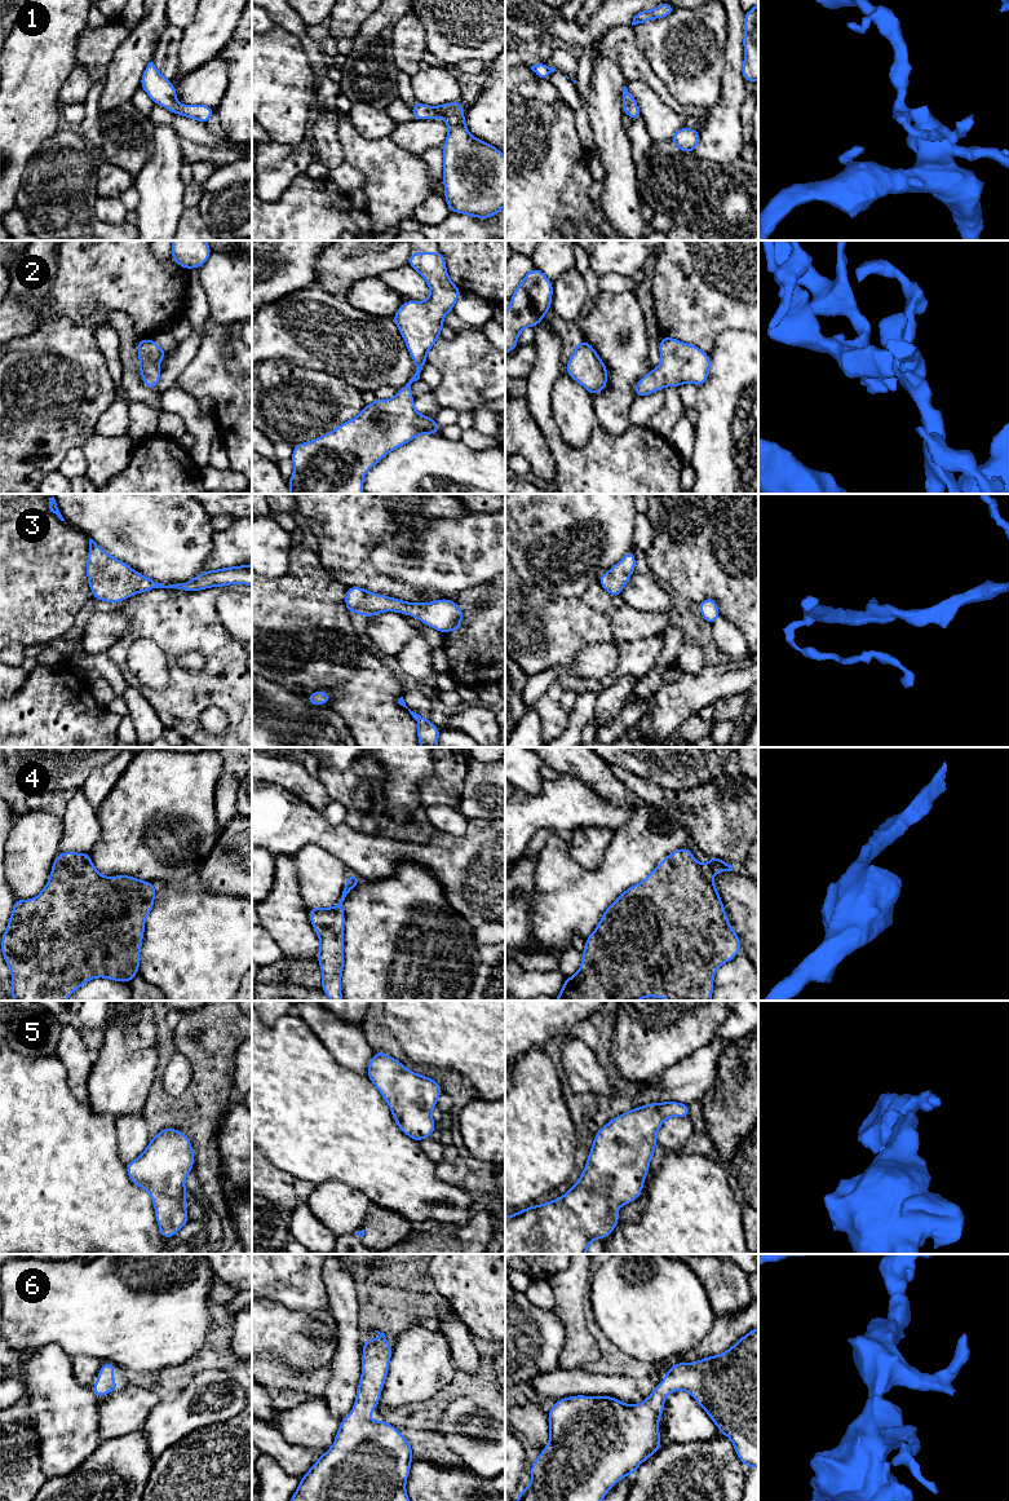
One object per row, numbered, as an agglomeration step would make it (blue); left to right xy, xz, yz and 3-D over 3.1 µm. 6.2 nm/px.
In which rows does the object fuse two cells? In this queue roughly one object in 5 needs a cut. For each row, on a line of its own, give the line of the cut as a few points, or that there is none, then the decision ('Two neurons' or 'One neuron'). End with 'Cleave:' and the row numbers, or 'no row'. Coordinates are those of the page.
1: No split. One neuron
2: No split. One neuron
3: No split. One neuron
4: No split. One neuron
5: No split. One neuron
6: No split. One neuron
Cleave: no row

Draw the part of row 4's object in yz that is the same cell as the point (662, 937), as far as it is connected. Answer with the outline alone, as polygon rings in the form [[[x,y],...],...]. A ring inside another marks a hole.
[[[685,847],[667,856],[641,883],[624,891],[603,913],[596,930],[585,941],[581,966],[572,977],[566,977],[563,988],[554,1001],[638,1001],[646,997],[658,997],[671,1001],[711,1001],[713,994],[713,976],[716,970],[736,957],[742,950],[742,942],[734,928],[729,926],[726,910],[722,905],[717,887],[713,884],[713,874],[733,871],[733,866],[723,860],[709,856],[711,862],[699,864],[692,852]]]

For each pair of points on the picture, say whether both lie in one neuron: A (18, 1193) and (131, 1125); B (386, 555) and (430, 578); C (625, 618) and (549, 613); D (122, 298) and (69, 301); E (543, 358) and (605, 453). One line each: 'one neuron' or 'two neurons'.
A: two neurons
B: one neuron
C: two neurons
D: one neuron
E: one neuron

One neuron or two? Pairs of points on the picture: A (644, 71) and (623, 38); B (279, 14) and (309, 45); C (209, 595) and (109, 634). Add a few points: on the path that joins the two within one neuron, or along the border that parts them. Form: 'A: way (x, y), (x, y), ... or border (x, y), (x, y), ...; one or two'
A: way (636, 63), (623, 45); one
B: way (288, 20), (304, 36); one
C: border (120, 610), (128, 621), (128, 628), (107, 648); two

